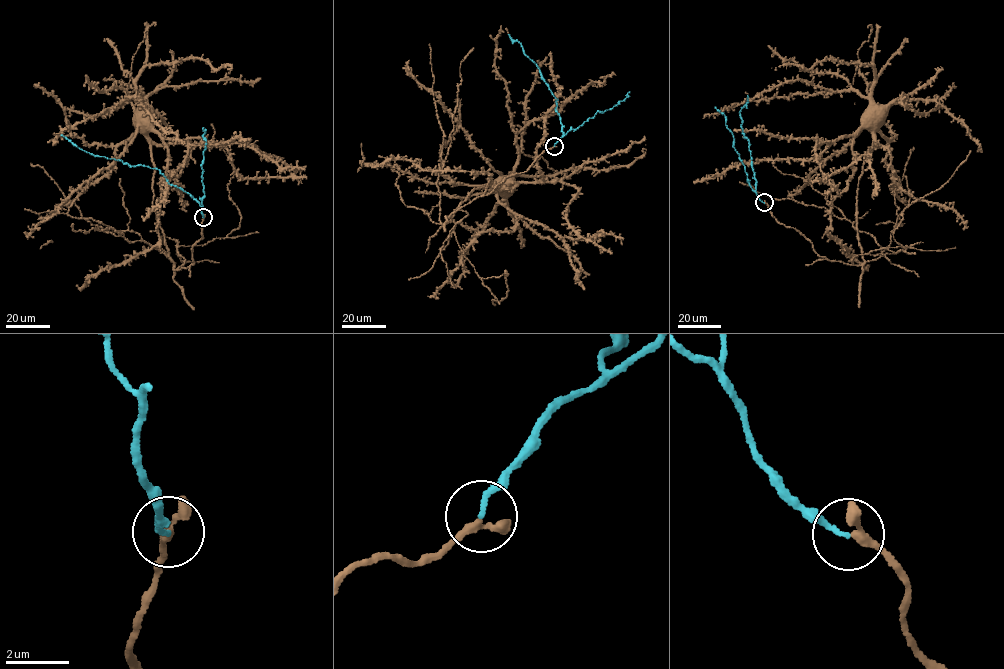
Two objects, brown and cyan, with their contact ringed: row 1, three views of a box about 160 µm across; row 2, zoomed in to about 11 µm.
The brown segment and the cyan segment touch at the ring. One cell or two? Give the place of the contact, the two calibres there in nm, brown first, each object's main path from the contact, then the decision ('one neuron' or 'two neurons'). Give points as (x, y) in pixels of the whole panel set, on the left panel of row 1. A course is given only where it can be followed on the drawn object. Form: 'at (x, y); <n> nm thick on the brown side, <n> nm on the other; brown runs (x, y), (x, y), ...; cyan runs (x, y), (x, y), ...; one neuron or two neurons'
at (203, 217); 240 nm thick on the brown side, 160 nm on the other; brown runs (203, 217), (203, 238), (191, 248), (193, 264), (175, 270), (153, 205), (154, 165), (148, 131), (142, 123); cyan runs (203, 217), (196, 200), (167, 181), (158, 169), (130, 166), (121, 160), (97, 156), (77, 147), (60, 134); one neuron

